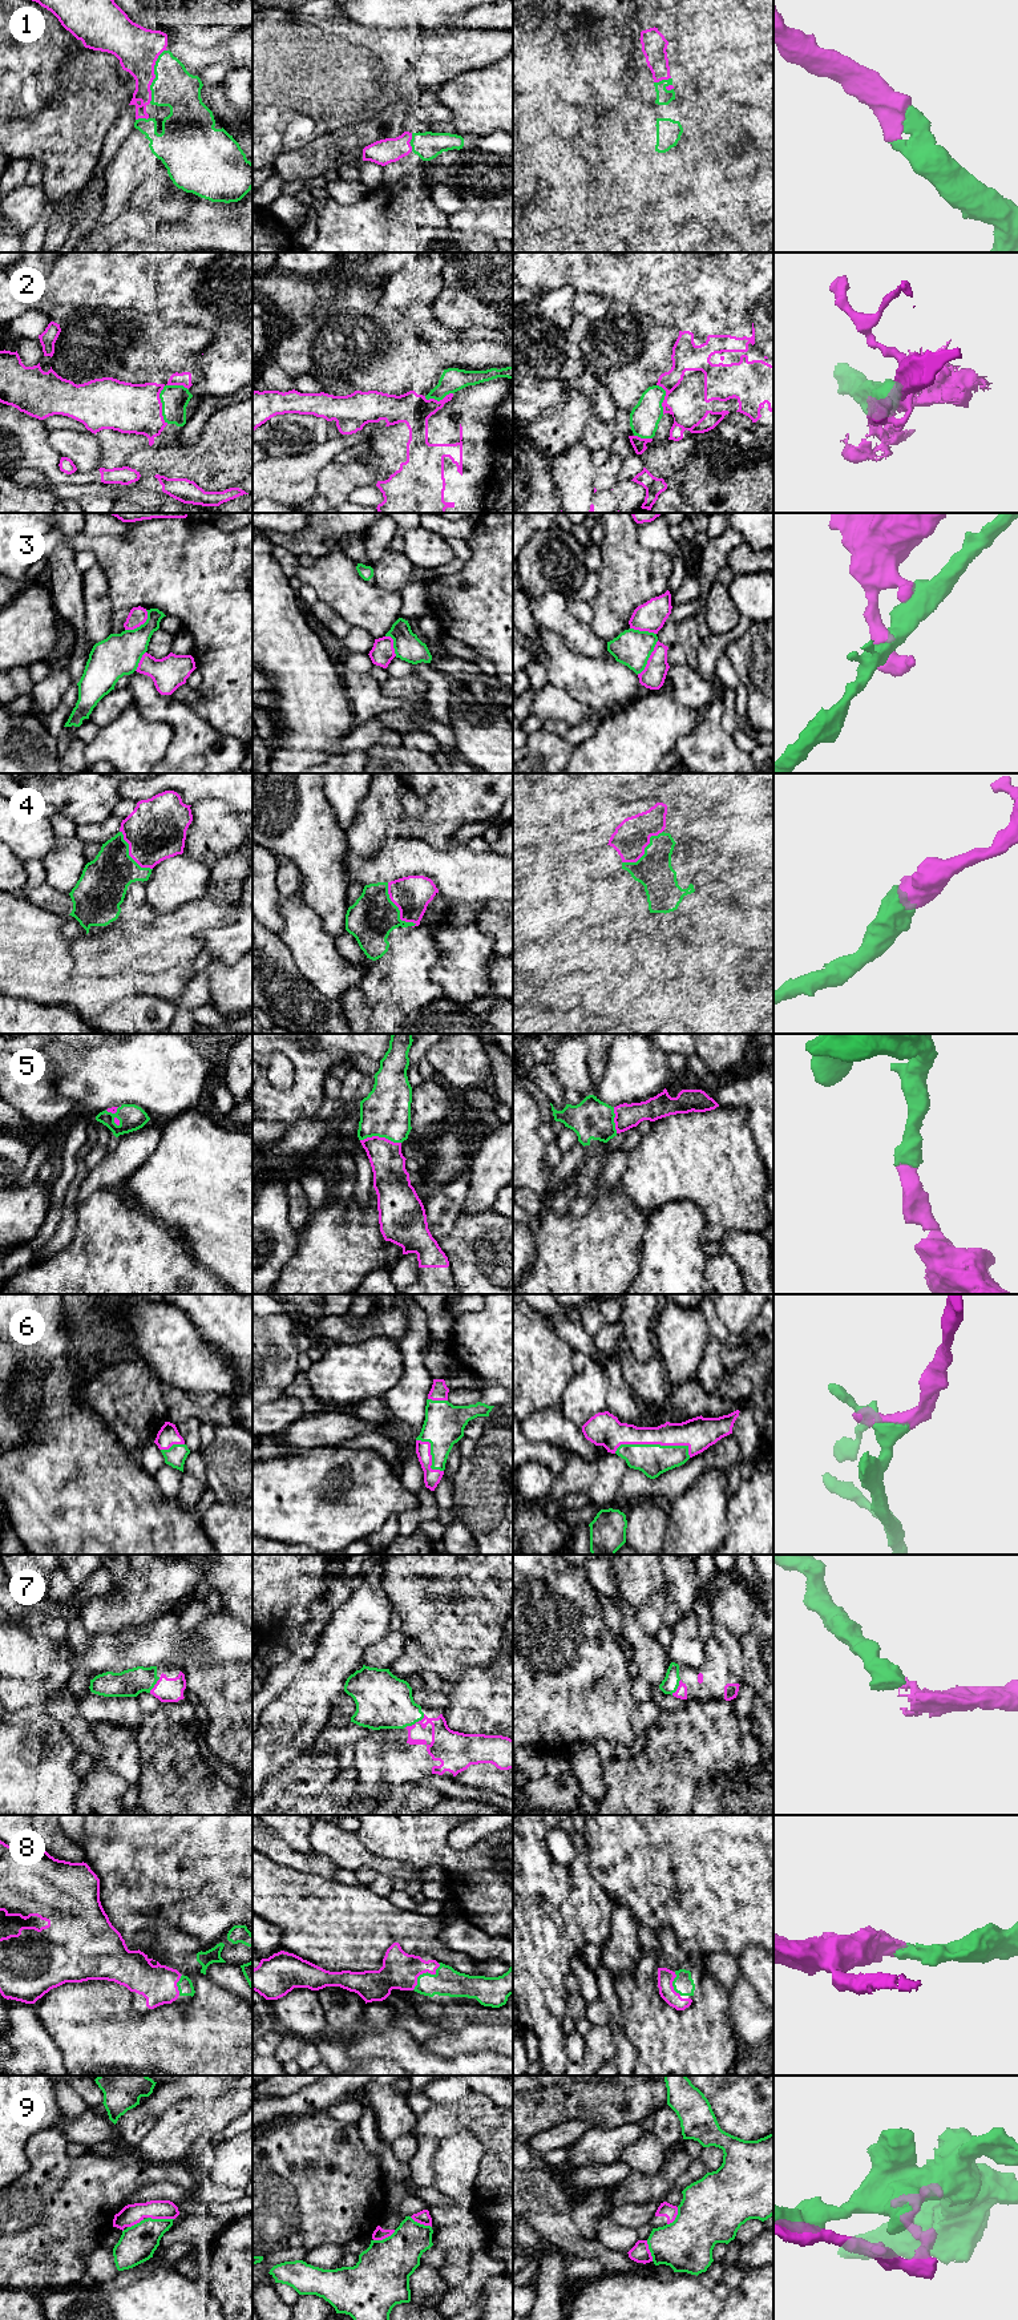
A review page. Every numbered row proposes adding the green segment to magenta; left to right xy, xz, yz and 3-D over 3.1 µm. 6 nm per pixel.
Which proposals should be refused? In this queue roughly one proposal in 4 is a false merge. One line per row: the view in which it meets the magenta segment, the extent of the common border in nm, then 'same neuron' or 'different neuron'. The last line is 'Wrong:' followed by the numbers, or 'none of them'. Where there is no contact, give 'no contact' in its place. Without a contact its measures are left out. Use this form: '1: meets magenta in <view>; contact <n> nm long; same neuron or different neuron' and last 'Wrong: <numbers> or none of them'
1: meets magenta in xy; contact 340 nm long; same neuron
2: meets magenta in xy; contact 260 nm long; same neuron
3: meets magenta in yz; contact 240 nm long; different neuron
4: meets magenta in xz; contact 320 nm long; same neuron
5: meets magenta in xz; contact 240 nm long; same neuron
6: meets magenta in yz; contact 460 nm long; same neuron
7: meets magenta in xz; contact 150 nm long; same neuron
8: meets magenta in xz; contact 240 nm long; same neuron
9: meets magenta in xy; contact 160 nm long; different neuron
Wrong: 3, 9

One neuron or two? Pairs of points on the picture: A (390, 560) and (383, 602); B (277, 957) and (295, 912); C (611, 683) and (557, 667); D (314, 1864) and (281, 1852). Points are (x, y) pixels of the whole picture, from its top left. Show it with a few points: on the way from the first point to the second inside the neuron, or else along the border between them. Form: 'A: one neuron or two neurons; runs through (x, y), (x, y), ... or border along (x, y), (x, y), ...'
A: two neurons; border along (375, 583), (399, 594)
B: two neurons; border along (277, 936), (299, 969)
C: one neuron; runs through (598, 683), (570, 671)
D: one neuron; runs through (306, 1862), (289, 1856)

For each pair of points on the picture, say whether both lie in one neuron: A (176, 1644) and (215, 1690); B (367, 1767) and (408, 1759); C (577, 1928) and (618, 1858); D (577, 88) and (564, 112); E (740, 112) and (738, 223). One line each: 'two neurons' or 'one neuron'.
A: two neurons
B: one neuron
C: two neurons
D: two neurons
E: two neurons

